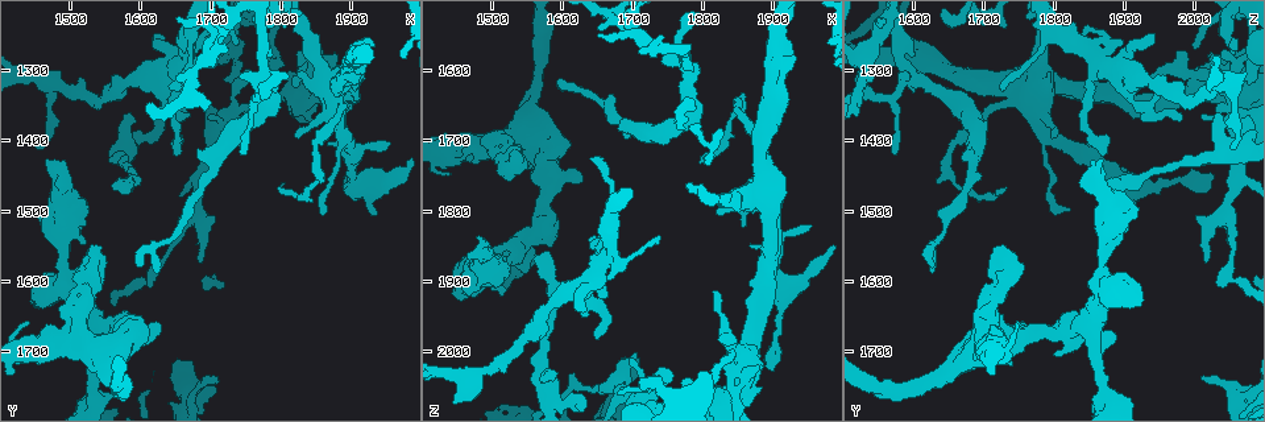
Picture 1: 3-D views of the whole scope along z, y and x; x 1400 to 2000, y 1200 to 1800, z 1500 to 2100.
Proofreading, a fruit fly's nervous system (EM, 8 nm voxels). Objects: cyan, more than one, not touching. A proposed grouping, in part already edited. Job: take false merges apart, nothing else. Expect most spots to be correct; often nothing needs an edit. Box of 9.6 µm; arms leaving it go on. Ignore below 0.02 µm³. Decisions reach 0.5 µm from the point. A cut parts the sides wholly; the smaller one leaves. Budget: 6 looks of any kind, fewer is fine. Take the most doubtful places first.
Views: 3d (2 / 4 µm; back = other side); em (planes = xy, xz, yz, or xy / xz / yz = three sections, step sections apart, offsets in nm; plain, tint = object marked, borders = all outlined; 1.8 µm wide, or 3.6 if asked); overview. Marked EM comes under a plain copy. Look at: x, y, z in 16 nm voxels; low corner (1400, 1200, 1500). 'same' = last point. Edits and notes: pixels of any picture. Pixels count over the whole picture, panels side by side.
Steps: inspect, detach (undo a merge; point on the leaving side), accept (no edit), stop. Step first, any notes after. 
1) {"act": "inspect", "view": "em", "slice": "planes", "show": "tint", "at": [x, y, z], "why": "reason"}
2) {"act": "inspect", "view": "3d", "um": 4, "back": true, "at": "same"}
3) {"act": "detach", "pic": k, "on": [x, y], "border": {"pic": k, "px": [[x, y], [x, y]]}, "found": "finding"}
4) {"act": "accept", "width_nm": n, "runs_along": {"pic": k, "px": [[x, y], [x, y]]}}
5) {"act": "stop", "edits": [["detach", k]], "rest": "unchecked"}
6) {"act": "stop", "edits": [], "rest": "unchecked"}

{"act": "inspect", "view": "em", "slice": "planes", "show": "tint", "at": [1530, 1695, 1695], "why": "four-way junction"}

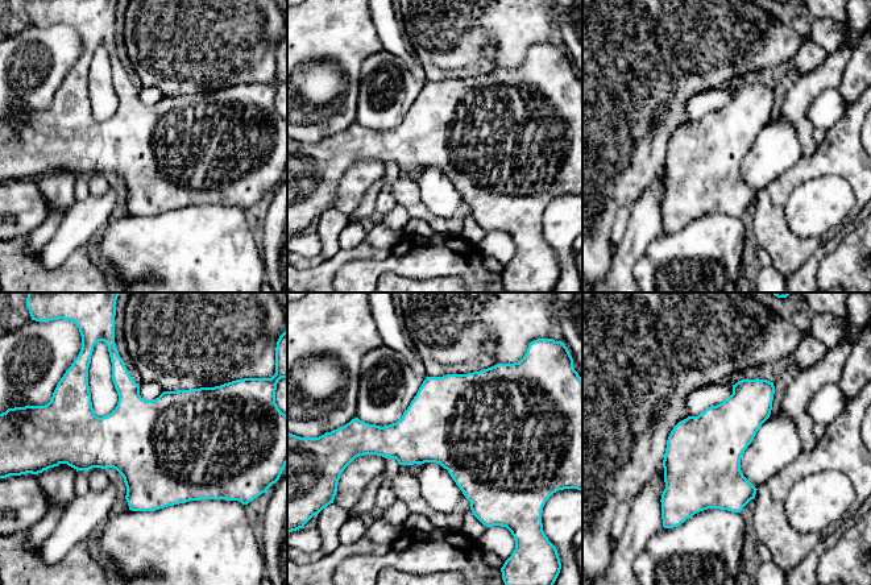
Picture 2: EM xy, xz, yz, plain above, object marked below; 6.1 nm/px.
{"act": "accept", "width_nm": 440, "found": "all the same cell"}

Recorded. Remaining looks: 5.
{"act": "inspect", "view": "em", "slice": "planes", "show": "tint", "at": [1495, 1600, 1870], "why": "a narrow waist"}

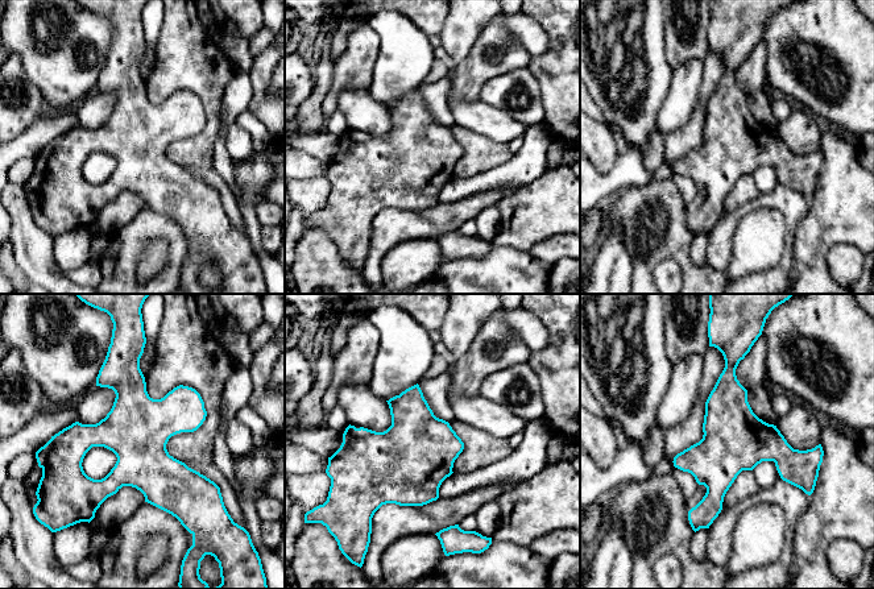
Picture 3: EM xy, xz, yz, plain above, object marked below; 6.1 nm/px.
{"act": "accept", "width_nm": 380, "found": "continuous, no second cell"}

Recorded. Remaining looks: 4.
{"act": "inspect", "view": "3d", "um": 4, "at": [1675, 1760, 2065], "why": "sudden change in width"}

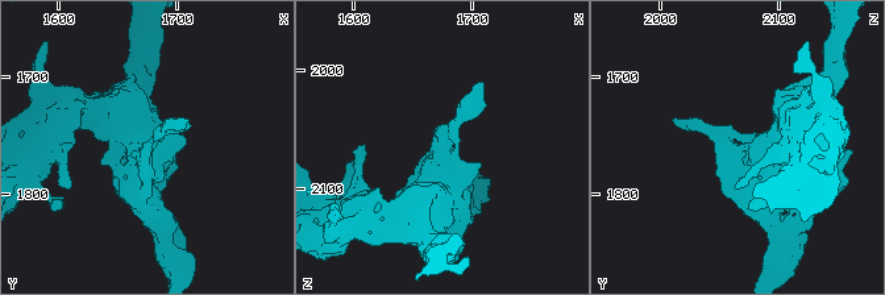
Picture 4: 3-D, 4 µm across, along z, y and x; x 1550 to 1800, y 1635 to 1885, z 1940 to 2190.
{"act": "inspect", "view": "em", "slice": "planes", "show": "tint", "at": [1676, 1762, 2068], "why": "need the tissue"}

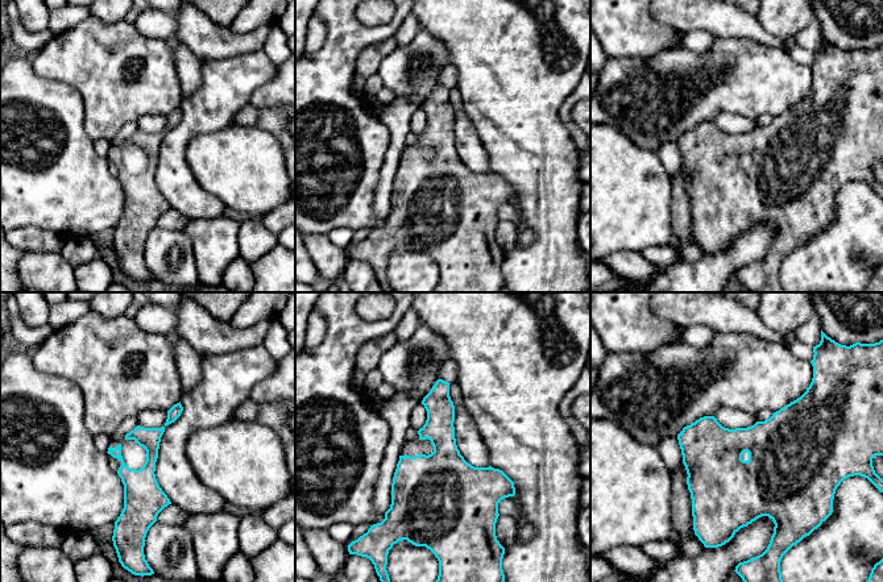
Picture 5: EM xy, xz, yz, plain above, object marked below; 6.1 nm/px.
{"act": "accept", "runs_along": {"pic": 5, "px": [[178, 407], [152, 439], [141, 519]]}, "found": "continuous, no second cell"}

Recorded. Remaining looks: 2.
{"act": "stop", "edits": [], "rest": "unchecked"}

